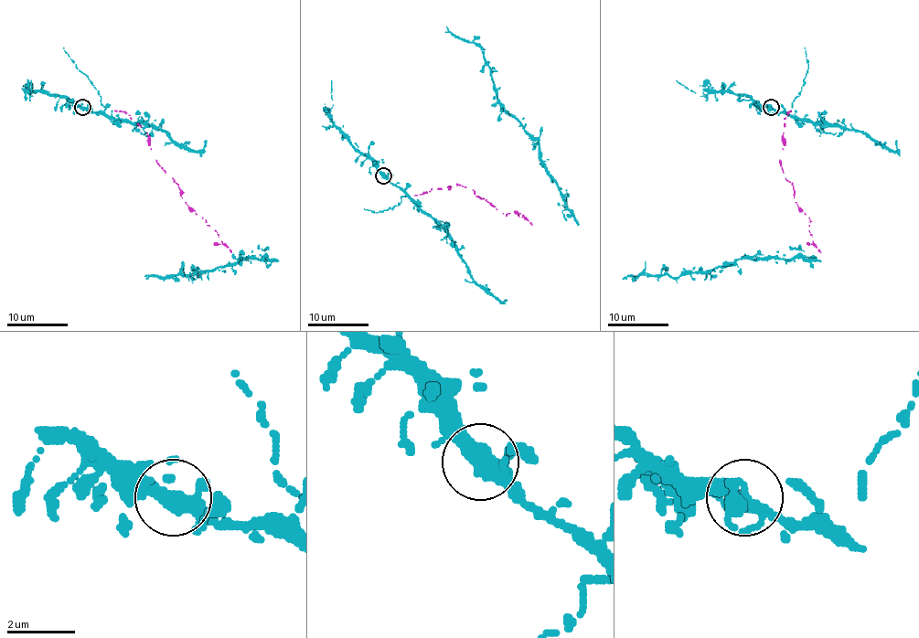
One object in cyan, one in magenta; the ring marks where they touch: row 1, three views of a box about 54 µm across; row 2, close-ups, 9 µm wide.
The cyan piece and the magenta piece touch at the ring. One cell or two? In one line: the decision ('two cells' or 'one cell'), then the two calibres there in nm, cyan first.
one cell; 360 nm thick on the cyan side, 130 nm on the other

